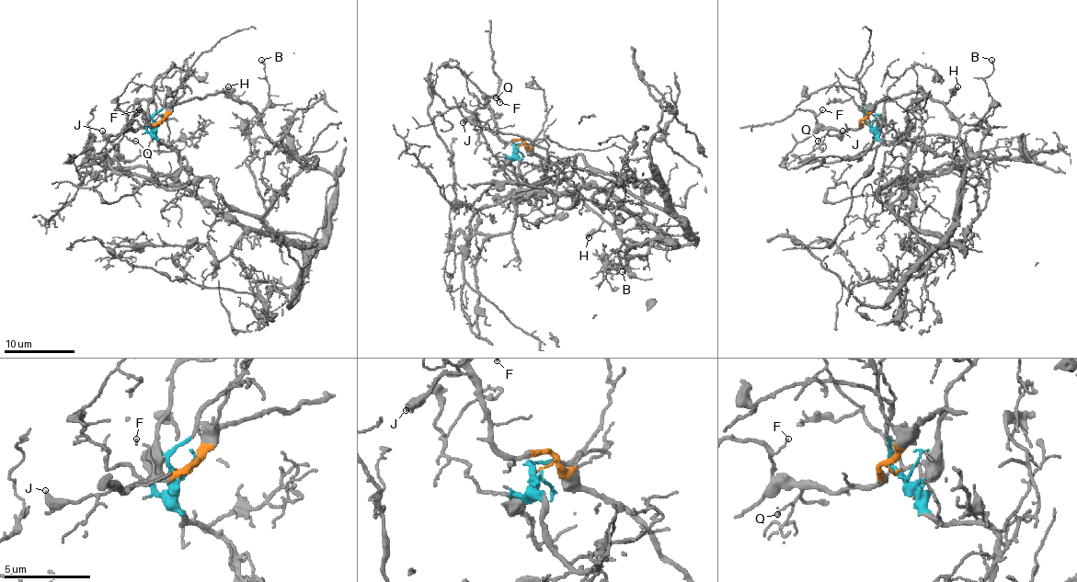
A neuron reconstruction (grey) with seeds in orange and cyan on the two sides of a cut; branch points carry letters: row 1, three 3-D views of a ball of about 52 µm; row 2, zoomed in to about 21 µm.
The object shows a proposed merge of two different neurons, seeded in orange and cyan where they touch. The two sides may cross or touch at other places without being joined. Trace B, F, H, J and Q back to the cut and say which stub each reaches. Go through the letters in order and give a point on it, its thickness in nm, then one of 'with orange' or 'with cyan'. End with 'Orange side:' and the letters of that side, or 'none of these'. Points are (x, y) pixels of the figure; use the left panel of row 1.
B: at (261, 60); 120 nm thick; with orange
F: at (139, 109); 100 nm thick; with orange
H: at (228, 86); 440 nm thick; with orange
J: at (102, 131); 360 nm thick; with orange
Q: at (135, 141); 120 nm thick; with orange
Orange side: B, F, H, J, Q

